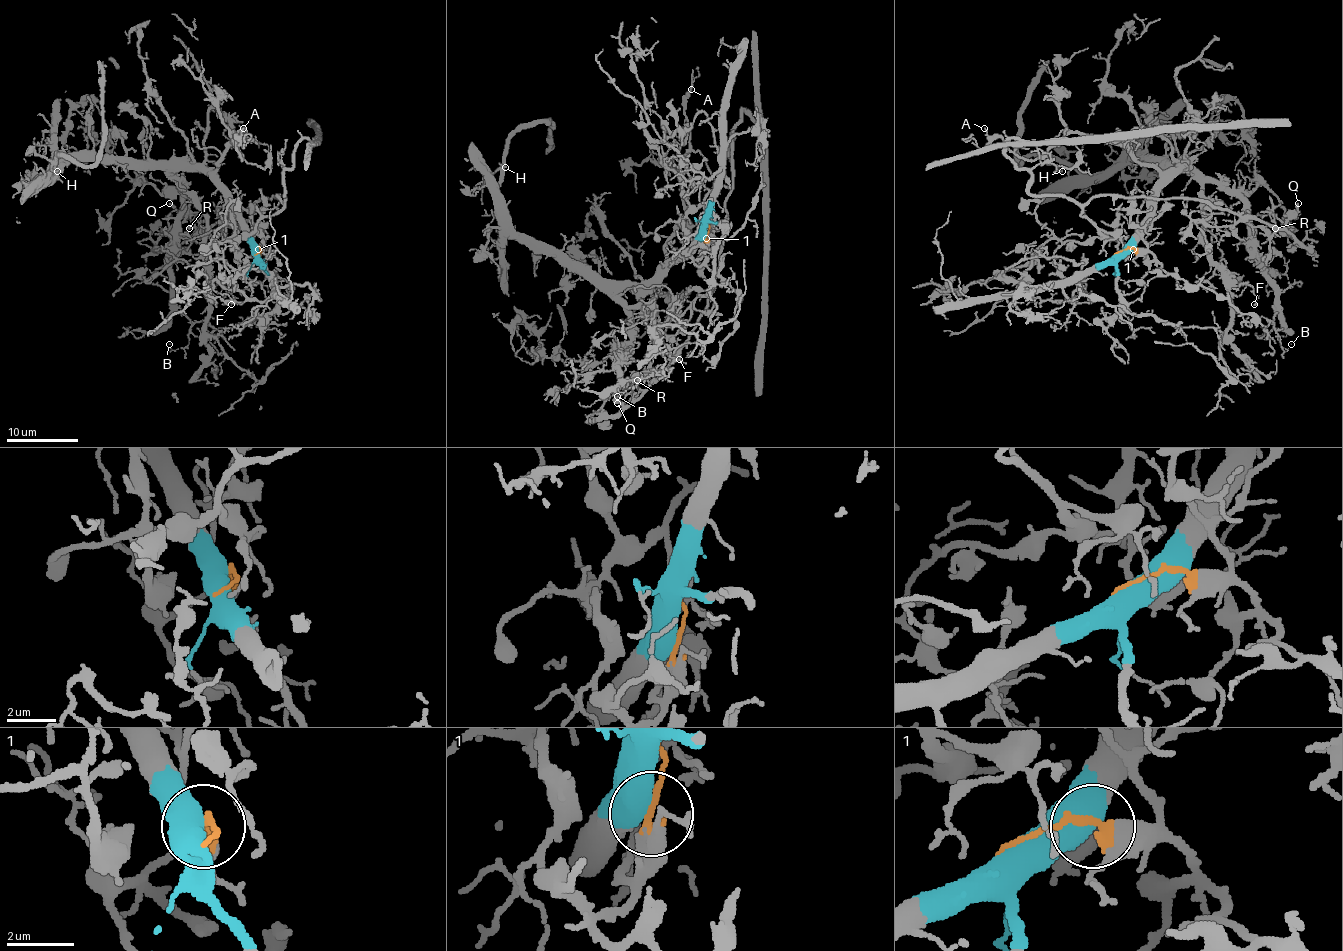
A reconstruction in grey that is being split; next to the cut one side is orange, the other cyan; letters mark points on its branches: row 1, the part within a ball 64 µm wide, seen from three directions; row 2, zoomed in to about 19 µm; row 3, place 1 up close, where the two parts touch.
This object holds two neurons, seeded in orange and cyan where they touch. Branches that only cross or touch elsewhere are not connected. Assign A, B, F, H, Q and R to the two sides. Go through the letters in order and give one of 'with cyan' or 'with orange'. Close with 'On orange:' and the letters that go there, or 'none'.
A: with cyan
B: with cyan
F: with cyan
H: with cyan
Q: with orange
R: with orange
On orange: Q, R

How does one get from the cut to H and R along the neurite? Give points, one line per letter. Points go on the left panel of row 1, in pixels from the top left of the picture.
H: (256, 254), (254, 244), (229, 208), (224, 192), (192, 167), (68, 161), (54, 175), (52, 165), (57, 172)
R: (256, 253), (244, 260), (233, 238), (247, 236), (276, 213), (283, 206), (280, 195), (188, 227)

